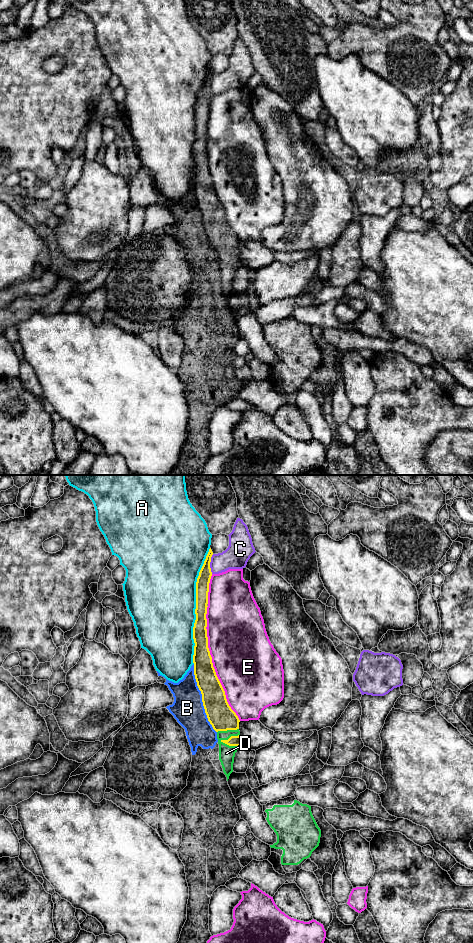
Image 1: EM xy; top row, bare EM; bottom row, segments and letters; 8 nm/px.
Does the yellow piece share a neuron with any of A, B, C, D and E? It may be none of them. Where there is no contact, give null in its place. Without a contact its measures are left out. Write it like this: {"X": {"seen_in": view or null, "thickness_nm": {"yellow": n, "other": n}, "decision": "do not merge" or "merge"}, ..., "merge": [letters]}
{"A": {"seen_in": "xy", "thickness_nm": {"yellow": 110, "other": 480}, "decision": "do not merge"}, "B": {"seen_in": "xy", "thickness_nm": {"yellow": 200, "other": 260}, "decision": "do not merge"}, "C": {"seen_in": "xy", "thickness_nm": {"yellow": 110, "other": 200}, "decision": "do not merge"}, "D": {"seen_in": "xy", "thickness_nm": {"yellow": 80, "other": 130}, "decision": "merge"}, "E": {"seen_in": "xy", "thickness_nm": {"yellow": 190, "other": 500}, "decision": "do not merge"}, "merge": ["D"]}

